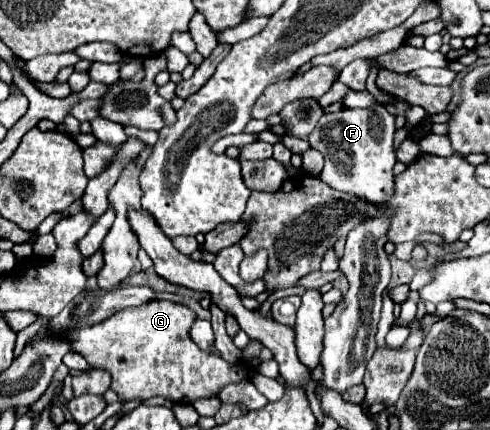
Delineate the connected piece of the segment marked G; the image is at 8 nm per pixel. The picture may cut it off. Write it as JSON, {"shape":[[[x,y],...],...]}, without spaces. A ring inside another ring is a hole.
{"shape":[[[153,299],[139,307],[123,309],[93,327],[69,331],[67,339],[73,343],[73,351],[87,357],[89,365],[111,373],[111,389],[121,401],[165,397],[173,403],[193,403],[197,399],[217,397],[225,385],[247,381],[253,375],[253,369],[245,361],[231,365],[201,351],[189,335],[195,321],[197,313],[193,309],[173,301]]]}

